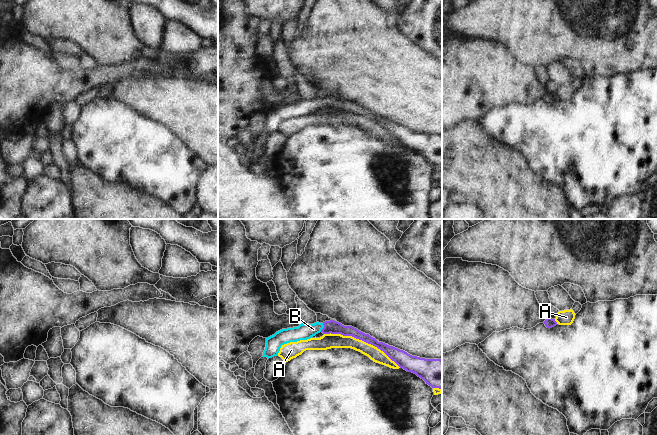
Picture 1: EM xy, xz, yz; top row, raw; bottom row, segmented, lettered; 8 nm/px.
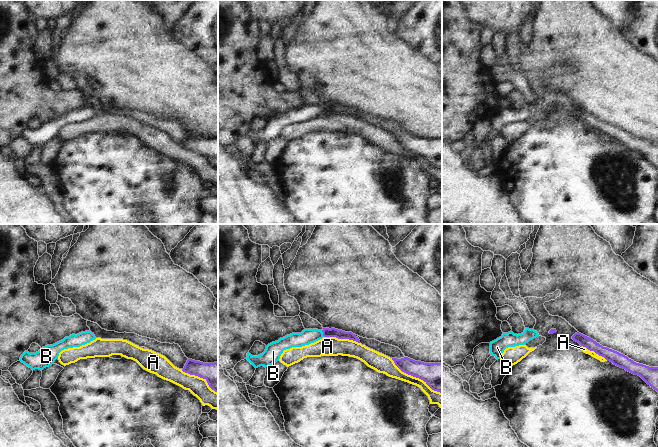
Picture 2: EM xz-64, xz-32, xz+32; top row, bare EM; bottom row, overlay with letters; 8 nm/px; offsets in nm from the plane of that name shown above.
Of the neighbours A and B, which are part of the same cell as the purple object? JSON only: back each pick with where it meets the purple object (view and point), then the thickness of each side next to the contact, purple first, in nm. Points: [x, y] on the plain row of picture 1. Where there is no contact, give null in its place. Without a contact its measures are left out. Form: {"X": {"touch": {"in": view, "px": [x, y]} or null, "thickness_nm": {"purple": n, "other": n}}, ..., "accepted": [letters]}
{"B": {"touch": {"in": "xz", "px": [324, 103]}, "thickness_nm": {"purple": 110, "other": 130}}, "accepted": ["B"]}

